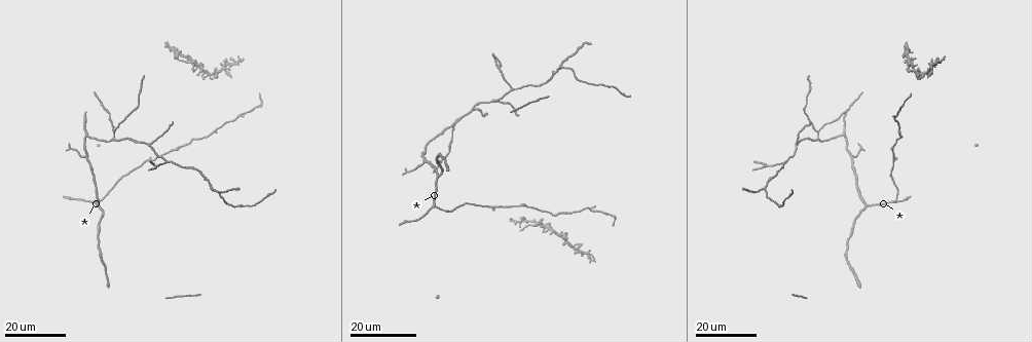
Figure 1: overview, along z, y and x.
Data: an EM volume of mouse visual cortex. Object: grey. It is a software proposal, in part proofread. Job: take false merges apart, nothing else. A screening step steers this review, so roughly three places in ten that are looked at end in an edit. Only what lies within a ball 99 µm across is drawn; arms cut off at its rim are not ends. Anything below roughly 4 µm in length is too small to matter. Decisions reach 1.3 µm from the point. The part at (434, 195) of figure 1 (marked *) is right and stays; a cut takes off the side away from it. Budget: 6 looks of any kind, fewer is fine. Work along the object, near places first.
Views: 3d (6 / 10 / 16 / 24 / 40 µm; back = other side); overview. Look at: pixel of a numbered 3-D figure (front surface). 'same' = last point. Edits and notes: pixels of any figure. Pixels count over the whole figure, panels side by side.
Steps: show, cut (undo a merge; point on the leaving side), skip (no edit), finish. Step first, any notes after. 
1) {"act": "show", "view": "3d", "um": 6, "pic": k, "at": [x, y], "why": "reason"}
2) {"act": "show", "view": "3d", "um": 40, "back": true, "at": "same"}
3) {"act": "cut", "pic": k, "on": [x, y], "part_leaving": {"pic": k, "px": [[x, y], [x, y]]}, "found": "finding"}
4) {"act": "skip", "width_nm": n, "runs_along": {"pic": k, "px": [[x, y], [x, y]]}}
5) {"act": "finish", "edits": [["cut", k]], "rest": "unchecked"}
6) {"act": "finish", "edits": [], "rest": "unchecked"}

{"act": "show", "view": "3d", "um": 24, "pic": 1, "at": [434, 208], "why": "a fork"}

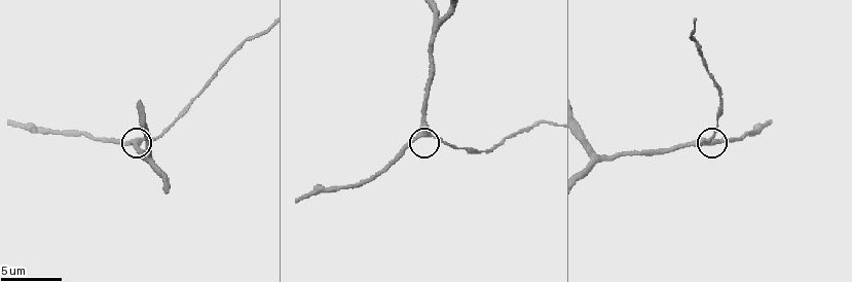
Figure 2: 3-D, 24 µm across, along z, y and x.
{"act": "show", "view": "3d", "um": 6, "pic": 2, "at": [701, 142]}

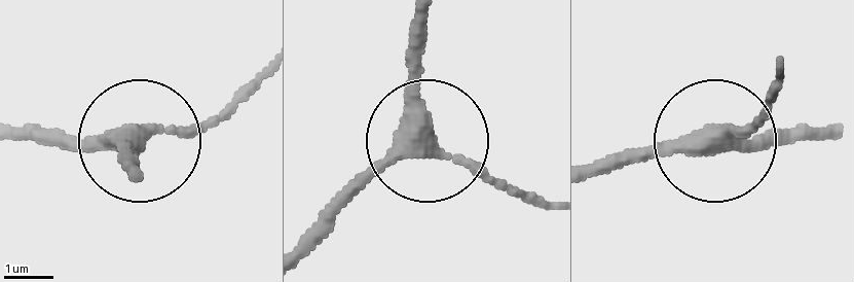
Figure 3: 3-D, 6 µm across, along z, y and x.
{"act": "skip", "width_nm": 330, "runs_along": {"pic": 3, "px": [[598, 171], [713, 146], [790, 146]]}, "found": "continuous, no second neuron"}

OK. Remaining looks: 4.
{"act": "show", "view": "3d", "um": 24, "pic": 1, "at": [83, 155], "why": "three-way junction"}

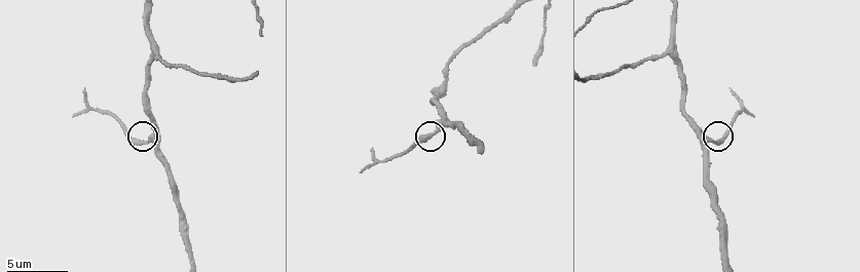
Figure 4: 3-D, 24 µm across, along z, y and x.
{"act": "show", "view": "3d", "um": 6, "pic": 4, "at": [707, 138]}

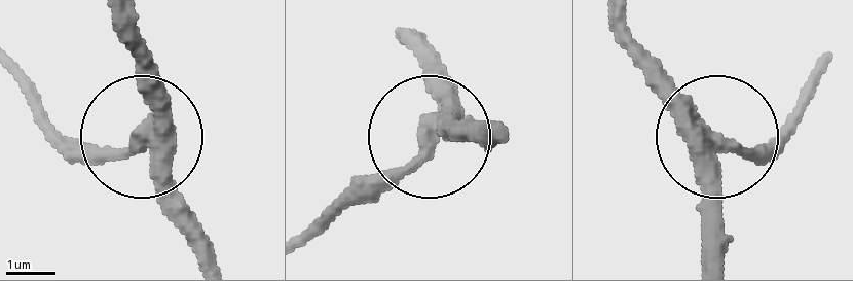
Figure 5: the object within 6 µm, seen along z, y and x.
{"act": "skip", "runs_along": {"pic": 5, "px": [[215, 253], [153, 154], [60, 146]]}, "found": "all the same neuron"}

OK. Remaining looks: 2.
{"act": "show", "view": "3d", "um": 16, "pic": 1, "at": [221, 66], "why": "four or more arms meet"}

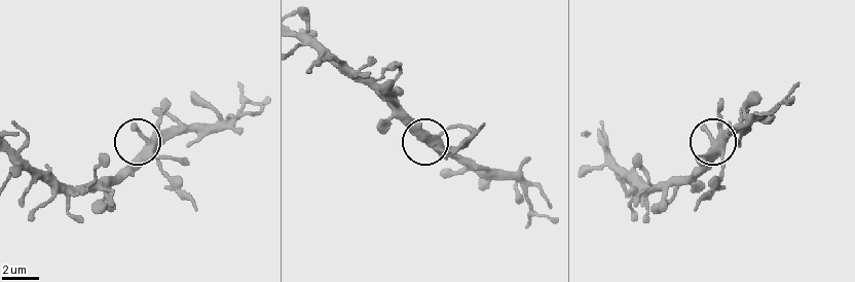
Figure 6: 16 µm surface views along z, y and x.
{"act": "show", "view": "3d", "um": 6, "pic": 6, "at": [713, 152], "why": "zoom in"}

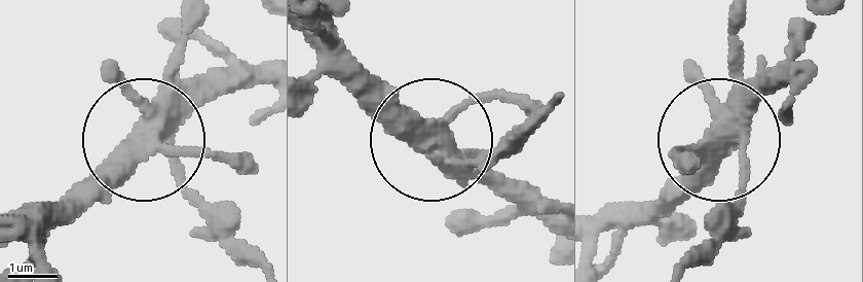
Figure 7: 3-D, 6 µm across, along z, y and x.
{"act": "skip", "width_nm": 400, "found": "one neuron here"}

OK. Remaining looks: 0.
{"act": "finish", "edits": [], "rest": "unchecked"}

